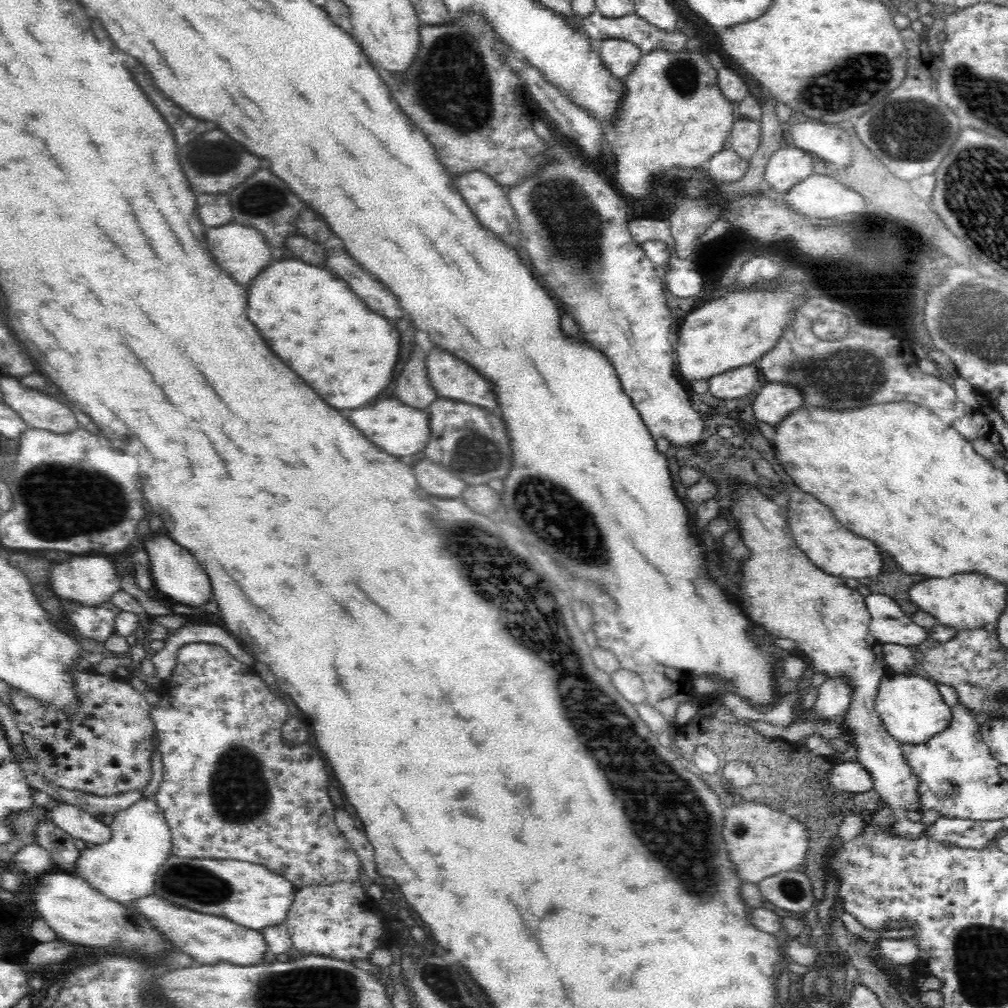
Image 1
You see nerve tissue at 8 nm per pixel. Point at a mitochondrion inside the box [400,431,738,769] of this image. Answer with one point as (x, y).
(579, 541)

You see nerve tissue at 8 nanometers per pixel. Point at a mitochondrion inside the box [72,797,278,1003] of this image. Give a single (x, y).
(197, 884)

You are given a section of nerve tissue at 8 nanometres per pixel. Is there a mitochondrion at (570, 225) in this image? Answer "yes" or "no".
yes

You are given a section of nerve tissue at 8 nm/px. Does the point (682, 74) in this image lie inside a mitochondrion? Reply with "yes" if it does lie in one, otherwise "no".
yes

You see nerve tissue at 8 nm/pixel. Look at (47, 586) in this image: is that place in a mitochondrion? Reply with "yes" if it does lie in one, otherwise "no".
no

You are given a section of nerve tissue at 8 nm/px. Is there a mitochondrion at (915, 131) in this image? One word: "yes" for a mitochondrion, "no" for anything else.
yes

